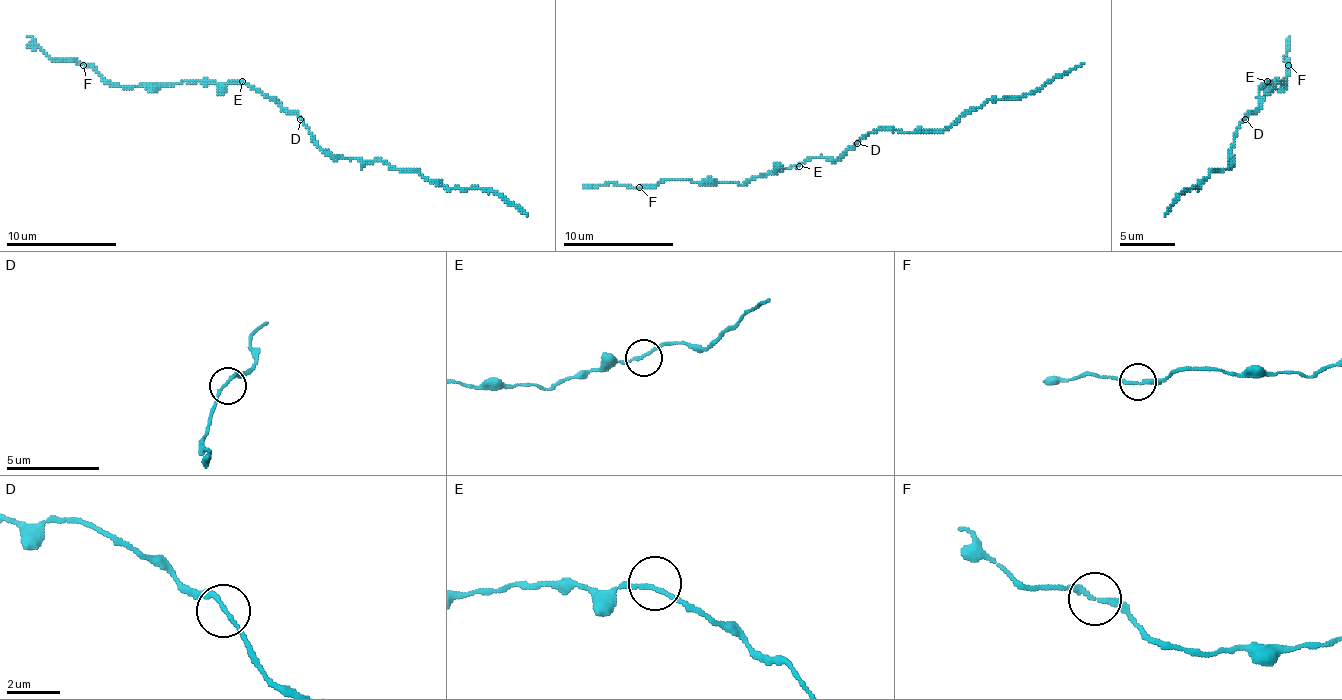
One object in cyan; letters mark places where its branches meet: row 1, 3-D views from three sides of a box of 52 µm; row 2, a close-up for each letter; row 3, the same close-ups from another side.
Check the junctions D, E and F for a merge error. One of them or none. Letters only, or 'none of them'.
none of them

